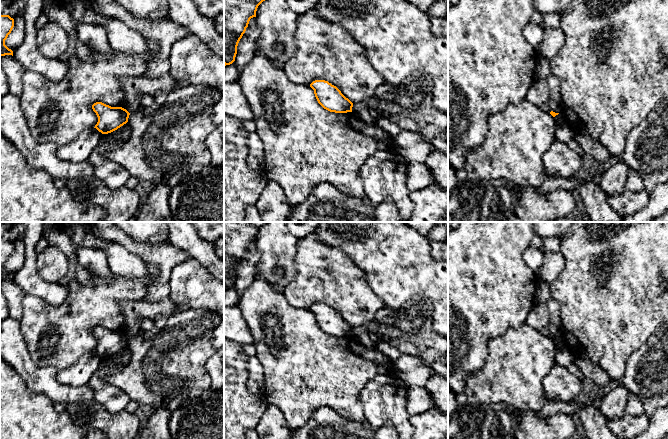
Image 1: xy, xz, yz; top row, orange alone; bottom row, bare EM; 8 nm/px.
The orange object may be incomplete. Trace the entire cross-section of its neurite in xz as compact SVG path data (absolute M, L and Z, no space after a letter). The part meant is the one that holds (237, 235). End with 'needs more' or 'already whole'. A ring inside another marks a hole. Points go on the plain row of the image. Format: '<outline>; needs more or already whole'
M224 222L224 289L235 285L237 270L258 230L267 222Z; already whole

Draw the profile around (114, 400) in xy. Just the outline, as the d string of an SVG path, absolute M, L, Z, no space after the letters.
M103 358L99 368L88 382L88 385L94 391L94 400L113 414L123 411L130 399L118 387L106 383L104 378L120 371L124 367L115 358Z

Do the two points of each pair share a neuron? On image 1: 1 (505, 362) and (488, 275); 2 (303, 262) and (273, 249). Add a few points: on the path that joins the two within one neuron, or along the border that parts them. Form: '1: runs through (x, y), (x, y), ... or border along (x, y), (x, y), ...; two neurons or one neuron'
1: border along (520, 324), (492, 338), (486, 356); two neurons
2: border along (299, 239), (296, 245), (295, 277), (291, 281); two neurons

